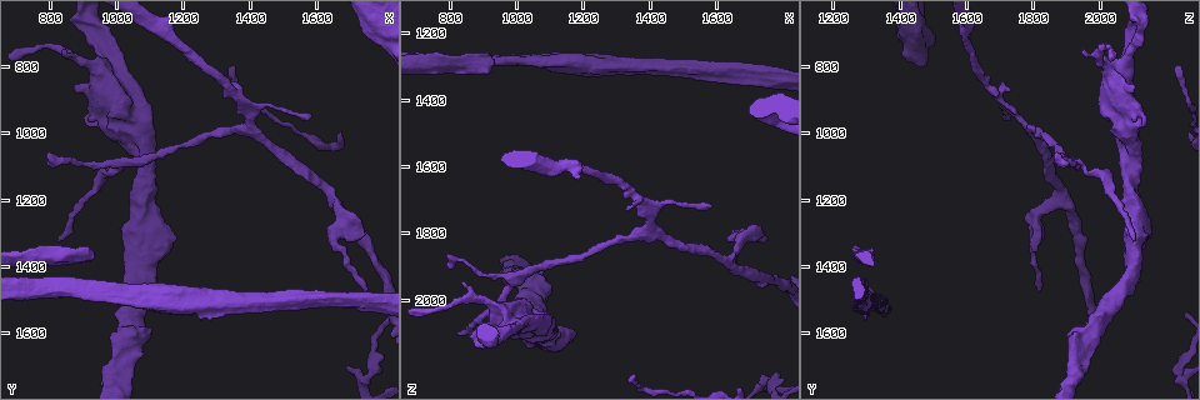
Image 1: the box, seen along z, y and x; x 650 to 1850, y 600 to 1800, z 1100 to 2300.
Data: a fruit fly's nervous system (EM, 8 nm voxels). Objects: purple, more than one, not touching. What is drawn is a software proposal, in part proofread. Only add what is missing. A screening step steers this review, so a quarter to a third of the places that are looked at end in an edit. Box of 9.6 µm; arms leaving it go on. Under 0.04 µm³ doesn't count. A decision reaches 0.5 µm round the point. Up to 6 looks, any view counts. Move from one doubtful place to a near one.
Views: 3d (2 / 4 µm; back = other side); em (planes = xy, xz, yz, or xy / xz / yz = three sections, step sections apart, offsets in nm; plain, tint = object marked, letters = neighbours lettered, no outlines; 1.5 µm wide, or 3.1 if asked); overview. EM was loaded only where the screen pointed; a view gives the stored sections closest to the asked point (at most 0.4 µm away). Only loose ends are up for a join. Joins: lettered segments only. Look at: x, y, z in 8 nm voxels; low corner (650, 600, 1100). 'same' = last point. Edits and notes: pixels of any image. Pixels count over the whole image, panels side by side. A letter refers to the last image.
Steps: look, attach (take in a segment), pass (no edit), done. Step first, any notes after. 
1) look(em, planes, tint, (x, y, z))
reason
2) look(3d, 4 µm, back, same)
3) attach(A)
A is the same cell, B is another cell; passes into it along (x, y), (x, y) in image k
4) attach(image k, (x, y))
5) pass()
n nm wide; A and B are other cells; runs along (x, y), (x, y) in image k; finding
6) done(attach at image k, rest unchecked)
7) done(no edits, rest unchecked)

look(em, planes, letters, (1760, 1470, 1820))

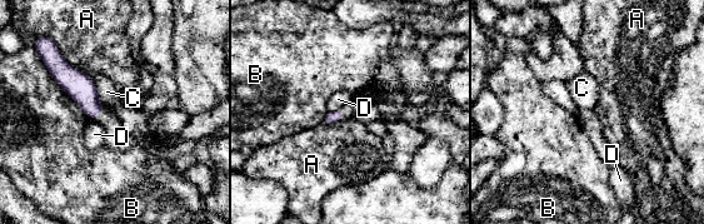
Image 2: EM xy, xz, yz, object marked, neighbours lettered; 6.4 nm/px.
pass()
80 nm wide; A, B, C and D are other cells; border along (56, 45), (71, 65), (91, 79) in image 2; none of them fits

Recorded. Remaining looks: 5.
look(3d, 4 µm, (910, 960, 2130))
an open end

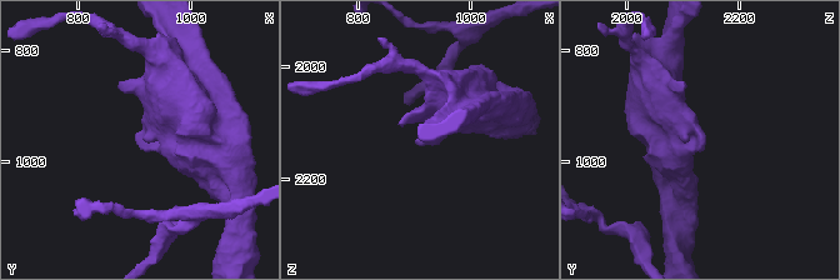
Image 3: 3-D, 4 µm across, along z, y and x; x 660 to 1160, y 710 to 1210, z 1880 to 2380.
look(em, planes, letters, (905, 955, 2130))

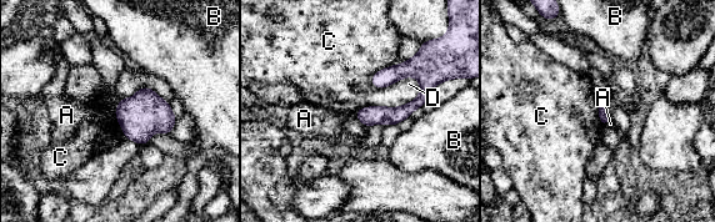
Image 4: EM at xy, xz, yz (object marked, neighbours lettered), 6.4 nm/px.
pass()
A, B, C and D are other cells; border along (420, 91), (399, 106), (354, 112) in image 4; none of them fits

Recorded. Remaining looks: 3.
look(3d, 4 µm, (800, 1100, 1900))
branch stops here

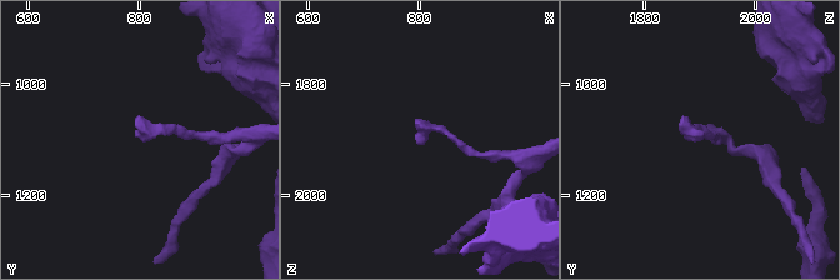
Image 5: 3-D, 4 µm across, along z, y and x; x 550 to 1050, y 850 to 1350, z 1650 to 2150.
look(em, yz, step 4, letters, (795, 1090, 1900))
now the EM

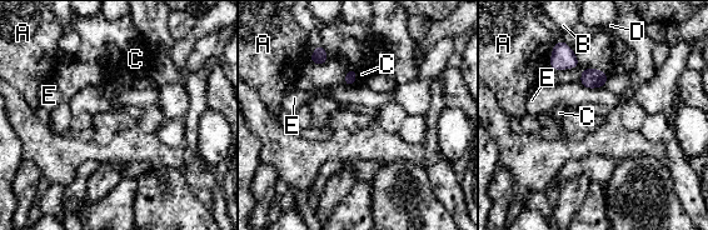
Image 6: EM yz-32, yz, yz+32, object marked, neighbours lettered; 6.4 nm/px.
pass()
A, B, C, D and E are other cells; border along (357, 70), (357, 79), (350, 85) in image 6; no lettered segment goes on from it

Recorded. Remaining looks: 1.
done(no edits, rest unchecked)

